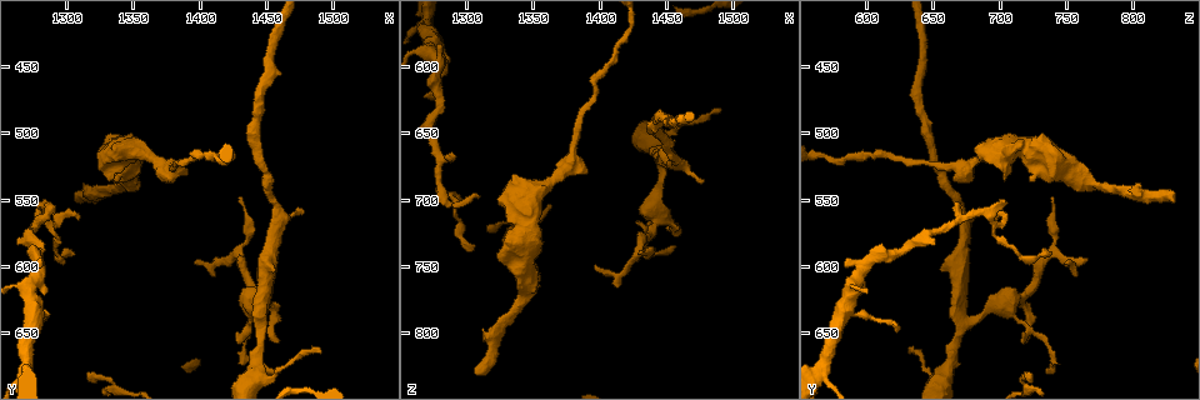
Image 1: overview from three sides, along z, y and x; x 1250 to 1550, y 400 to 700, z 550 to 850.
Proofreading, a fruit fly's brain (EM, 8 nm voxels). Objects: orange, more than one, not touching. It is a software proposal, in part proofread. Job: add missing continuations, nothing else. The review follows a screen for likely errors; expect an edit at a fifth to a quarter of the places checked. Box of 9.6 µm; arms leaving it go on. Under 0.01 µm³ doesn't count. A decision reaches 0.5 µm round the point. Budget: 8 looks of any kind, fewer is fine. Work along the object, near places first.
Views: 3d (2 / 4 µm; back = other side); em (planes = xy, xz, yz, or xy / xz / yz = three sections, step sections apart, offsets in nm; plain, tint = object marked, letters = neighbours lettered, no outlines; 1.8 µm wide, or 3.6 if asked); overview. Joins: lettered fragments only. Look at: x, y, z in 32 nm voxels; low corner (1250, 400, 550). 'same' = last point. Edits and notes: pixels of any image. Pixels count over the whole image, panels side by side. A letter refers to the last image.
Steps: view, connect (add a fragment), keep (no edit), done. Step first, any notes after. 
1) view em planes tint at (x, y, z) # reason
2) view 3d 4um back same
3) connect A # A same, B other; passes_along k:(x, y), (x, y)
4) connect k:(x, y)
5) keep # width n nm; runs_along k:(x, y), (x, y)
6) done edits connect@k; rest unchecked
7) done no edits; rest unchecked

view 3d 2um at (1460, 656, 720) # thin end

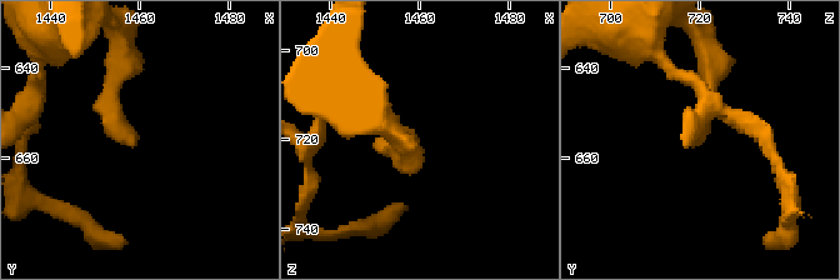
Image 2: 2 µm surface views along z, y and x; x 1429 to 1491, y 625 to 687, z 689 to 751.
view em planes letters at (1459, 657, 719) # shape alone is not enough

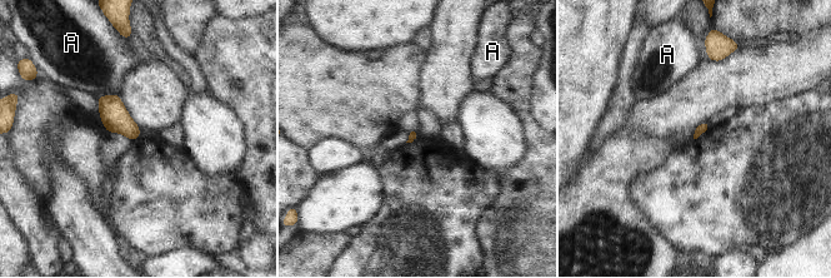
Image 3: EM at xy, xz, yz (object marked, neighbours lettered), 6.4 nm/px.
keep # A other; border 3:(118, 94), (106, 94), (98, 98); no lettered fragment goes on from it

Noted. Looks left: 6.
view em planes tint at (1476, 558, 686)

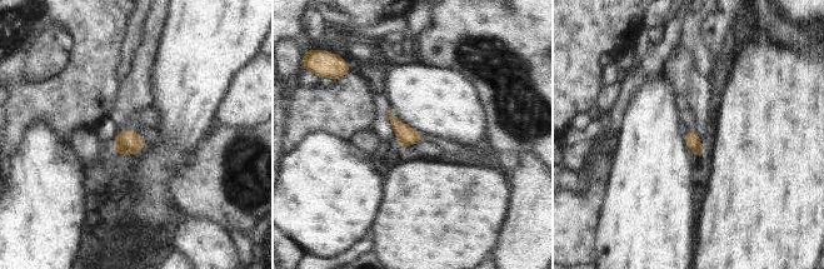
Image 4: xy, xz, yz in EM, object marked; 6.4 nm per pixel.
view em planes letters same

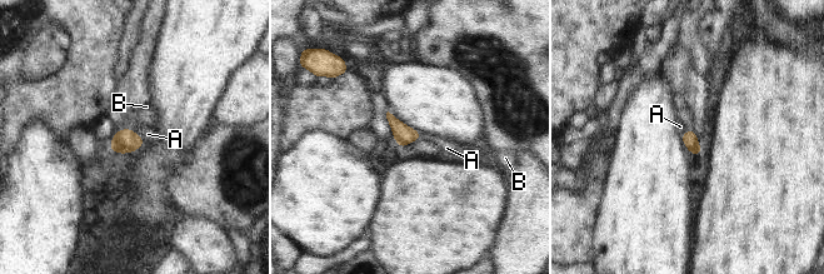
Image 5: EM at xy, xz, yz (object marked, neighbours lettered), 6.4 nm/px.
connect B # A other, B same; passes_along 5:(125, 140), (128, 129), (146, 115); the neuron continues

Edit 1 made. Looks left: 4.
view overview # redraw

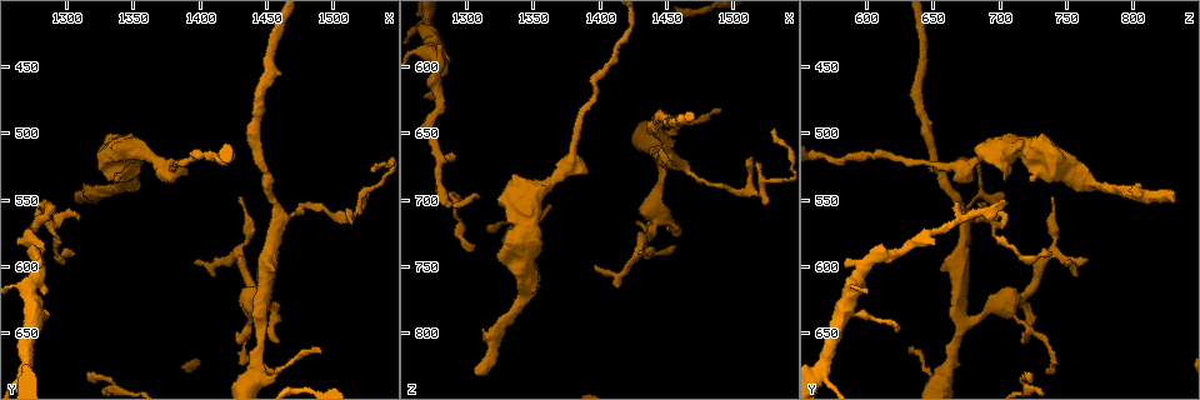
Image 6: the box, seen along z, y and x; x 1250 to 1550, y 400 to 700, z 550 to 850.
view em planes letters at (1528, 530, 648) # an open end

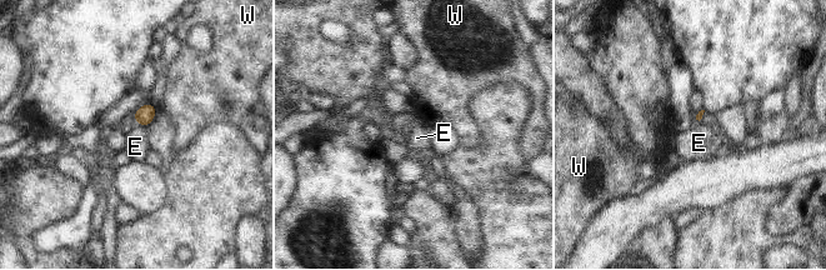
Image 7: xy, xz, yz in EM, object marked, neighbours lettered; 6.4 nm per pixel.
keep # longest_contact E 50 nm; E other, W other; border 7:(139, 123), (144, 126); none of them fits

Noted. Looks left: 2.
view 3d 4um back at (1280, 640, 608) # narrows sharply

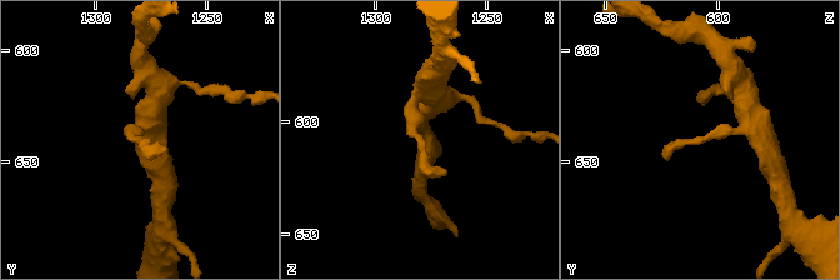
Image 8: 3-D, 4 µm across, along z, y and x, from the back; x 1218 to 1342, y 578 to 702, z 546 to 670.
view em xy step 8 letters at (1281, 640, 609) # need the tissue

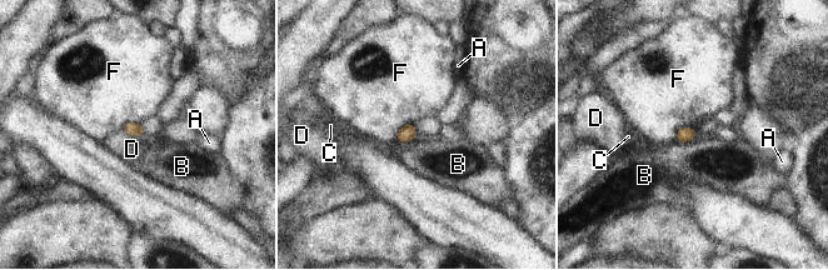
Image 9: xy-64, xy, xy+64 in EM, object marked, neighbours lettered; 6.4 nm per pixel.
keep # longest_contact D 150 nm; A other, B other, C other, D other, F other; no lettered fragment goes on from it

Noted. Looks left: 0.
done edits connect@5; rest unchecked

